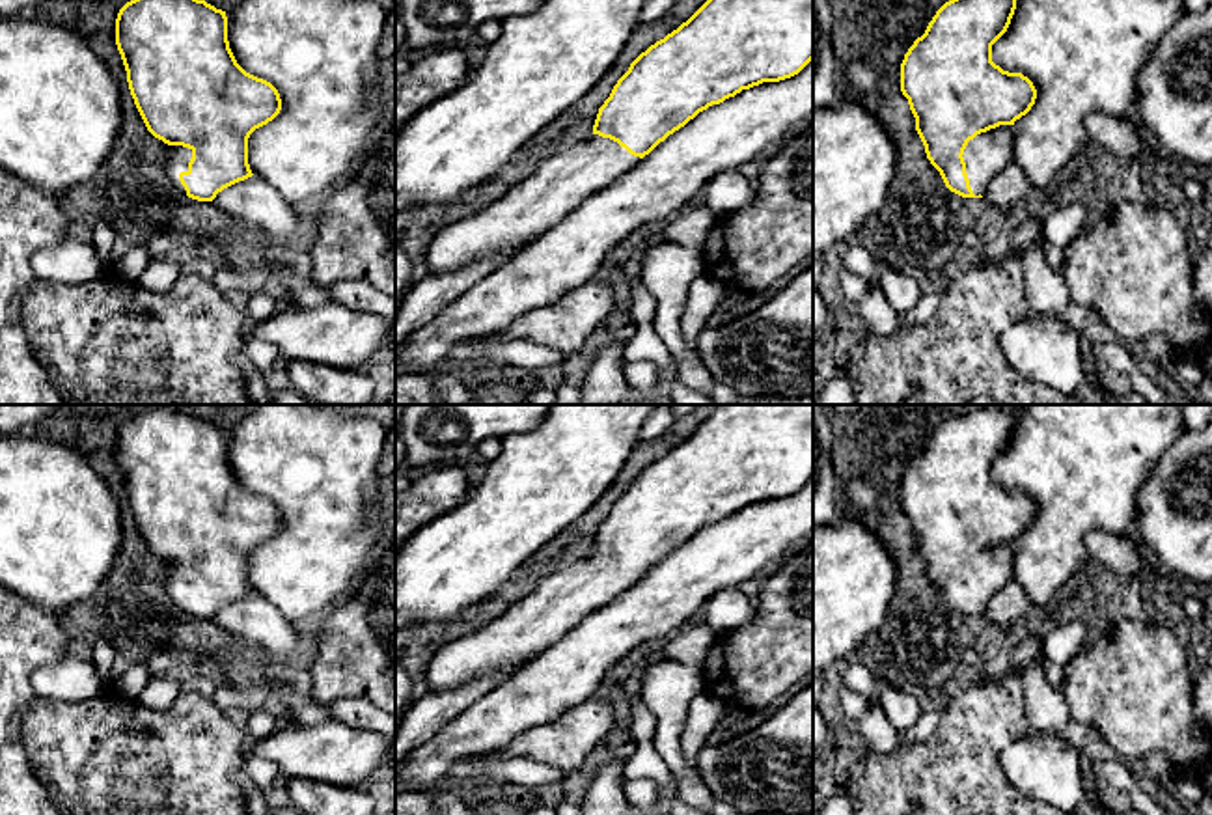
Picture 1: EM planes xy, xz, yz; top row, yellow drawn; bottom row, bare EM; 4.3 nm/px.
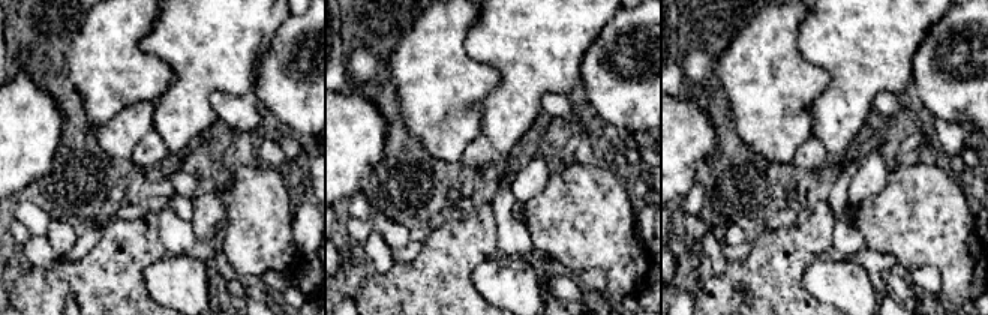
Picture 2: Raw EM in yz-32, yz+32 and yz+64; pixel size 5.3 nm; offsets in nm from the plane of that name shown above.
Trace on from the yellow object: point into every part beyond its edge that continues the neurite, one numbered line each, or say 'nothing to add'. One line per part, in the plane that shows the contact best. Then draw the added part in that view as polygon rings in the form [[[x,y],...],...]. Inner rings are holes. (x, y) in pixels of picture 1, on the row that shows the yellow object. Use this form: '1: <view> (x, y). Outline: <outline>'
1: yz (987, 153). Outline: [[[999,125],[968,142],[962,157],[975,196],[983,196],[990,179],[1012,162],[1012,142],[1014,132],[1011,125]]]

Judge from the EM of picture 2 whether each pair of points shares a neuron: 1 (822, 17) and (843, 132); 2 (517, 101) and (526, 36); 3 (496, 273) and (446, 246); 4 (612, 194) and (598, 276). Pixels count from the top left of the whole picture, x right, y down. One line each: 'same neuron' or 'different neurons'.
1: same neuron
2: same neuron
3: different neurons
4: different neurons

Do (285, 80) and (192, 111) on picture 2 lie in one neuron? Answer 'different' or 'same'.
different

